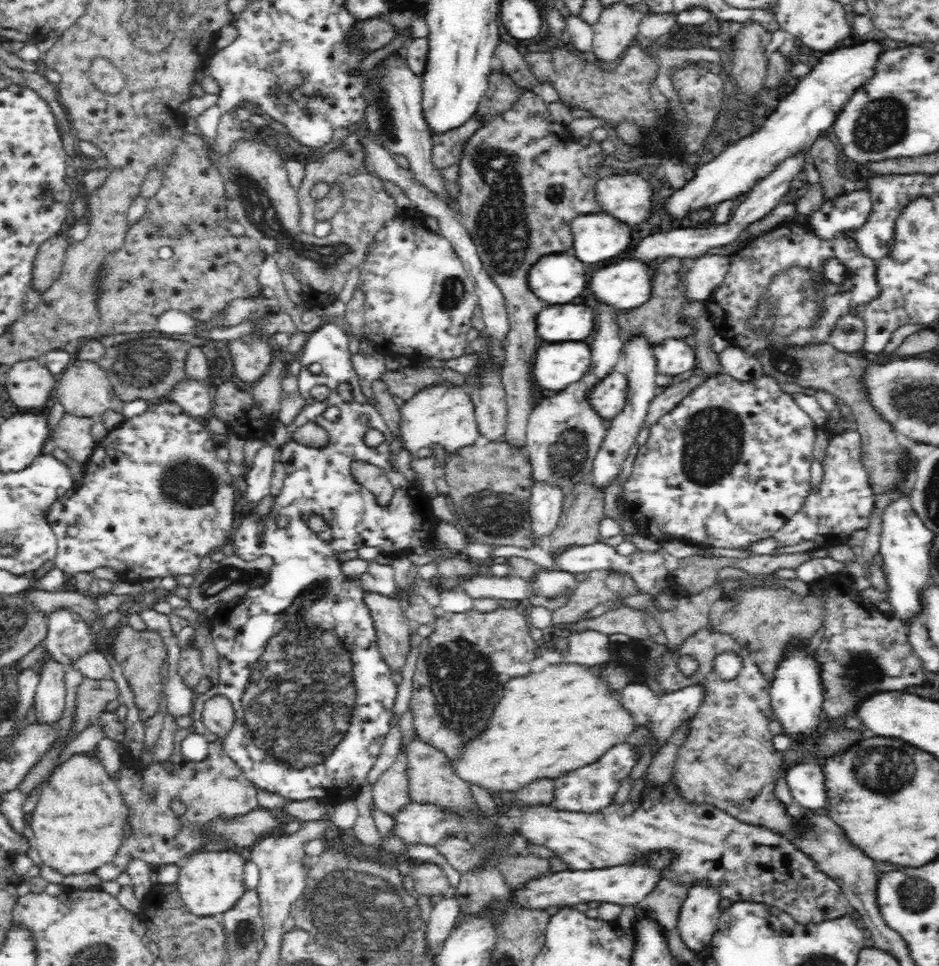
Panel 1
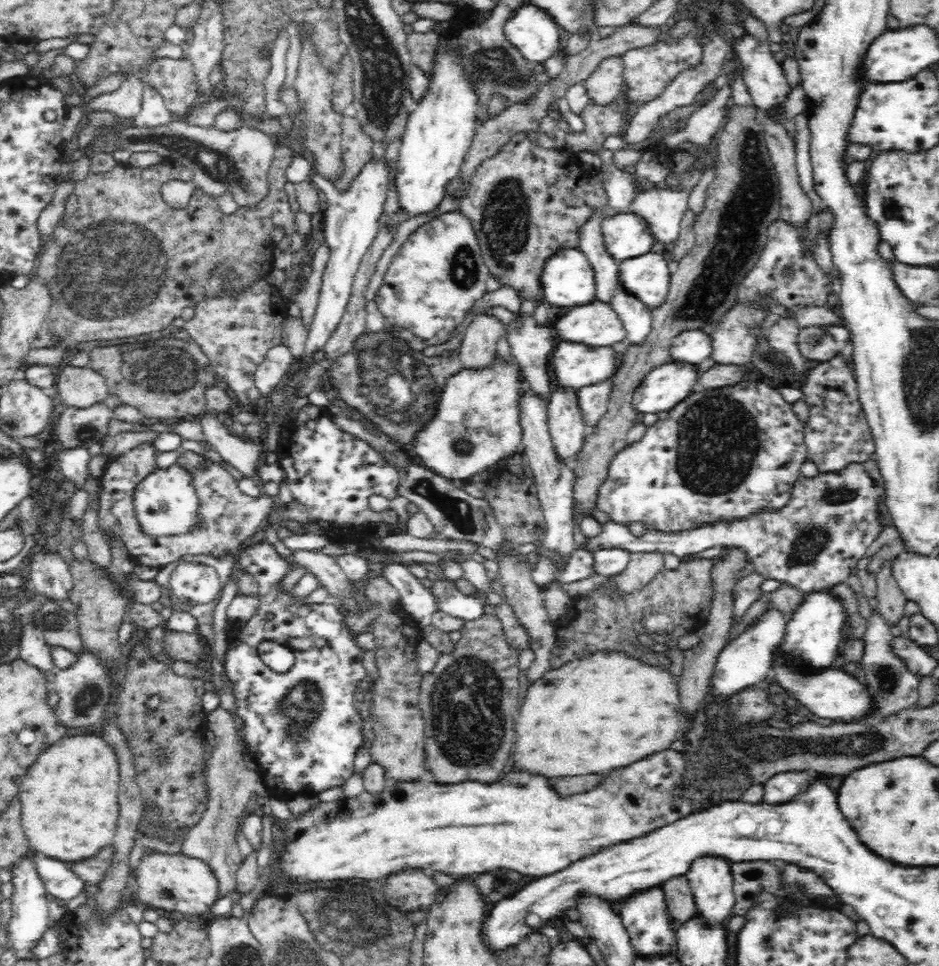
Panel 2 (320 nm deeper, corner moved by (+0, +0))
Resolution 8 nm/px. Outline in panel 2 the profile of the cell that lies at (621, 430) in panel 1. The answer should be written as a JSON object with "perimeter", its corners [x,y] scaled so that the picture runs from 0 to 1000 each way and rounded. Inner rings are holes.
{"perimeter":[[[662,300],[651,311],[651,318],[658,326],[659,334],[663,337],[666,354],[679,360],[688,356],[690,348],[694,345],[694,321],[684,317],[673,305]]]}

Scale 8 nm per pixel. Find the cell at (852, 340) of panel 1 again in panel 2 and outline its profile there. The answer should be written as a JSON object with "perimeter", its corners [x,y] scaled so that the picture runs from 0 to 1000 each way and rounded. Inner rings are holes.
{"perimeter":[[[863,337],[852,341],[852,363],[866,376],[882,374],[895,367],[898,356],[886,349],[881,339]]]}

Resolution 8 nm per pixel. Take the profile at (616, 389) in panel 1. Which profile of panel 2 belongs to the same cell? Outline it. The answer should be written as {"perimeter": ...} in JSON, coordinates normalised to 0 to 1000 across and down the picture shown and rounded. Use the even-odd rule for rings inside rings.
{"perimeter":[[[707,376],[690,385],[672,407],[672,422],[677,427],[712,425],[736,408],[743,385],[733,377]]]}

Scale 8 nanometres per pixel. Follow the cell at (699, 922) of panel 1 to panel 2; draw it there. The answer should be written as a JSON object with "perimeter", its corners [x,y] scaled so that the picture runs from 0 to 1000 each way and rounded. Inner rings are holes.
{"perimeter":[[[763,887],[743,889],[735,902],[728,907],[739,931],[740,950],[748,952],[749,959],[761,960],[778,948],[783,935],[781,911],[775,899],[775,891]]]}

